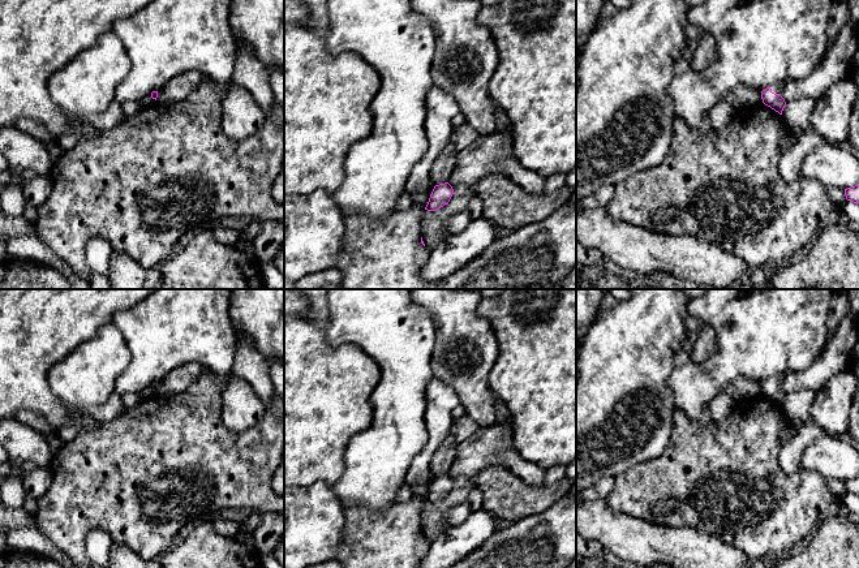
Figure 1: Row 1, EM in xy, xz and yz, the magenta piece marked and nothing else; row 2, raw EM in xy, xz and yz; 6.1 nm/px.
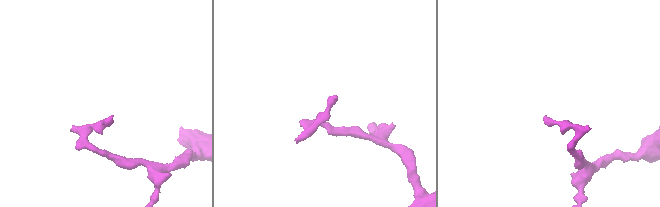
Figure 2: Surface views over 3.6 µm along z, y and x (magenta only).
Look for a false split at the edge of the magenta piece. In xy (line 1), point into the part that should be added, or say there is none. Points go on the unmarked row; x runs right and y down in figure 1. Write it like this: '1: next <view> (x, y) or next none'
1: next none

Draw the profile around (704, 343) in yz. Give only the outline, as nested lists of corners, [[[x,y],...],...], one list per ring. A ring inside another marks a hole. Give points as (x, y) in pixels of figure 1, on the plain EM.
[[[703,326],[697,335],[691,339],[692,350],[690,353],[690,360],[692,362],[700,363],[708,360],[716,350],[716,335],[710,326]]]

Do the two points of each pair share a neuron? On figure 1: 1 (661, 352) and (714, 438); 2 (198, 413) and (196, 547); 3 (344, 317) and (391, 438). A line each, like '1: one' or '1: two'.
1: two
2: two
3: one

